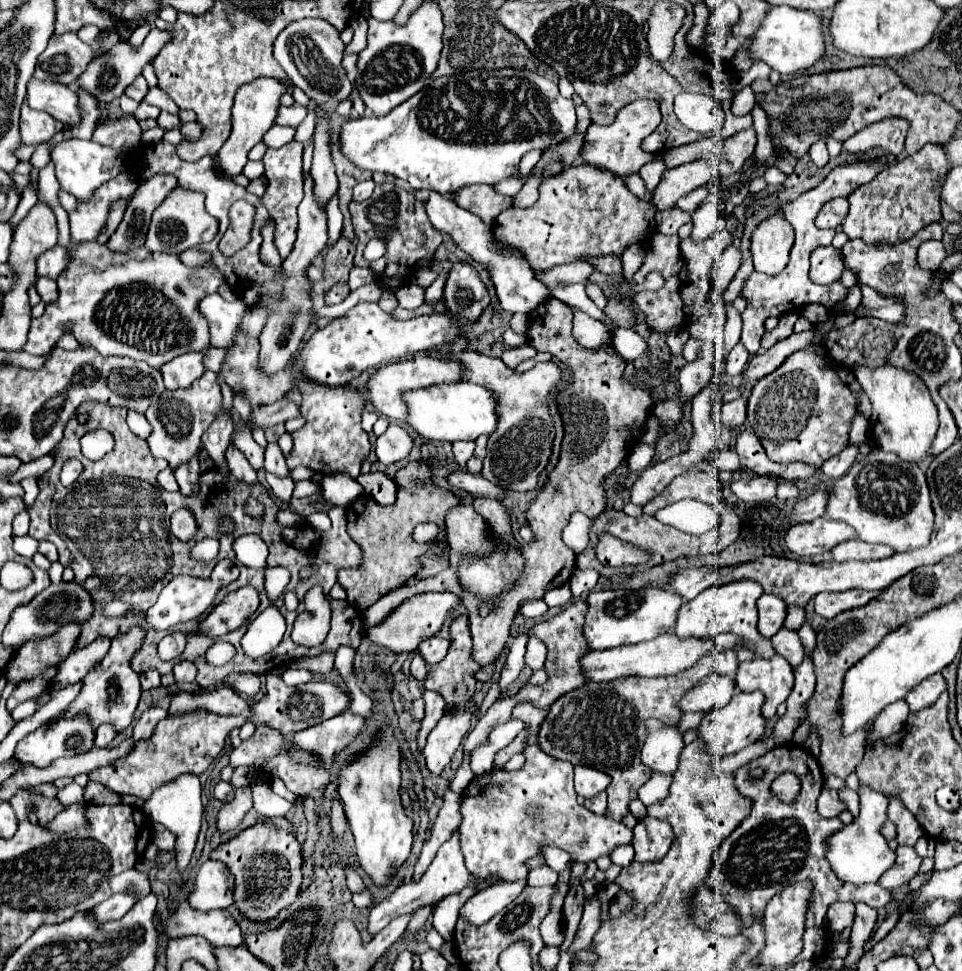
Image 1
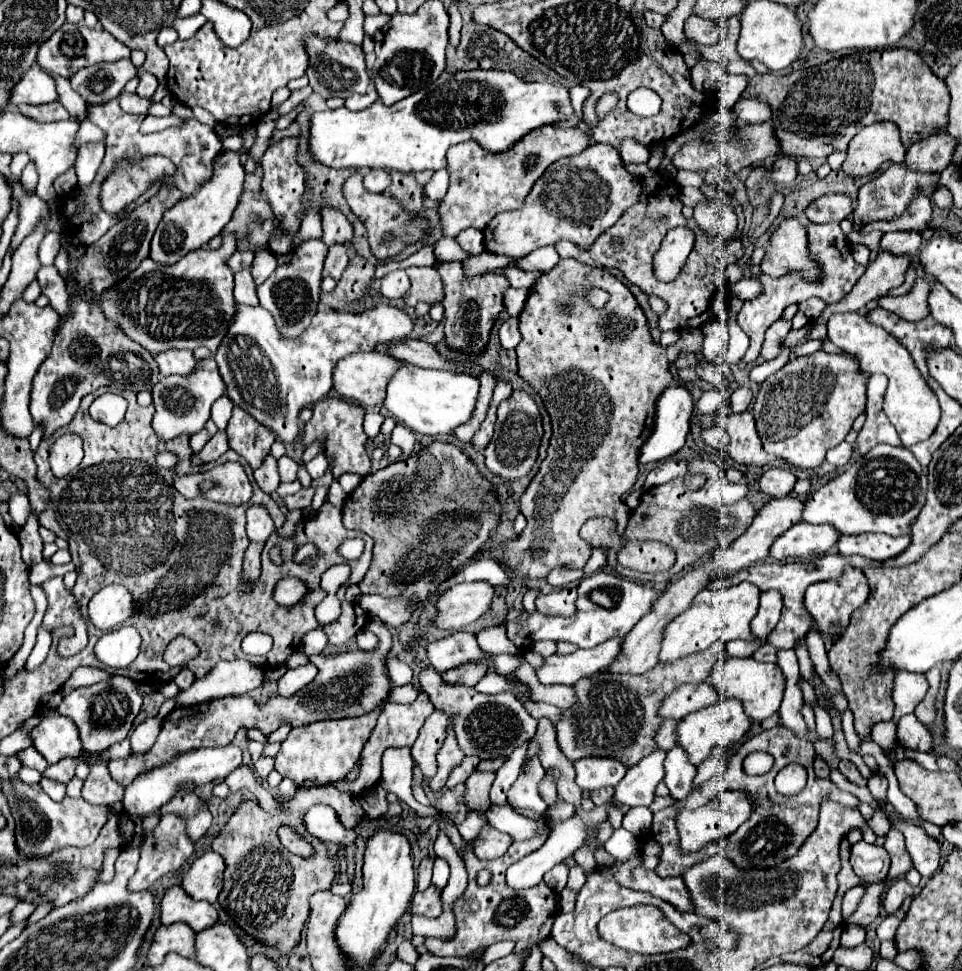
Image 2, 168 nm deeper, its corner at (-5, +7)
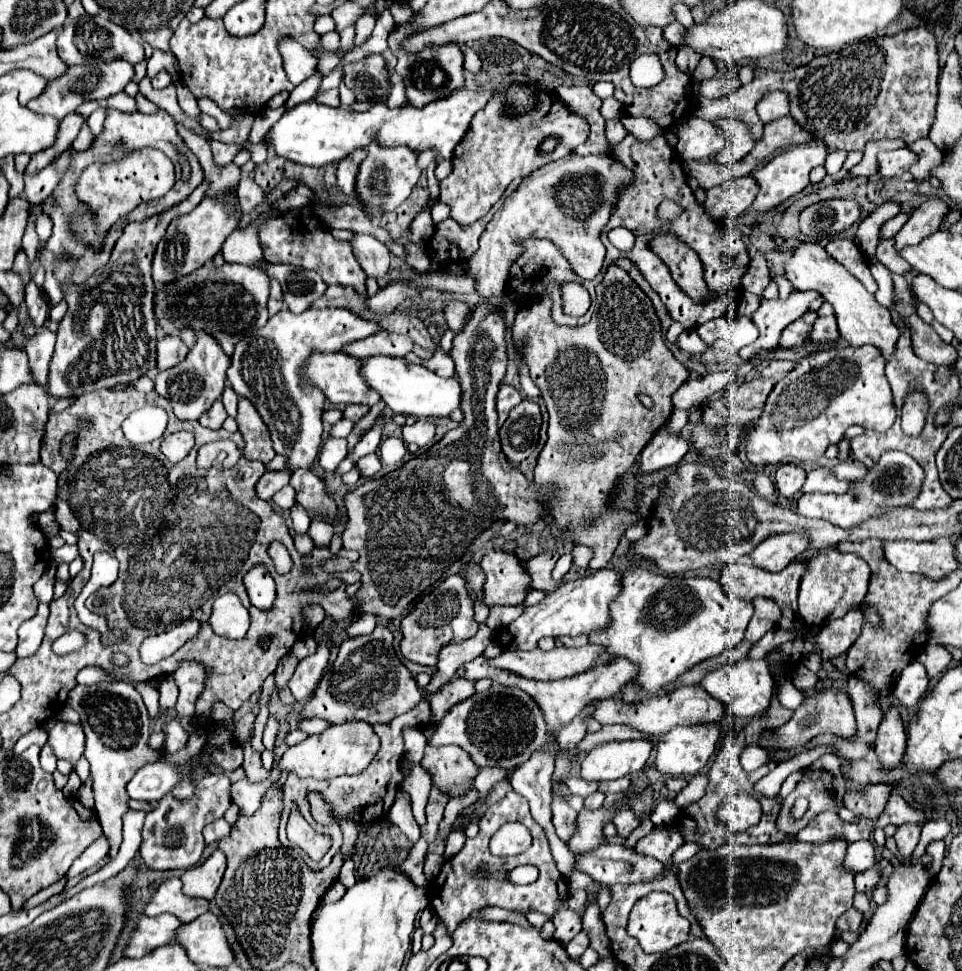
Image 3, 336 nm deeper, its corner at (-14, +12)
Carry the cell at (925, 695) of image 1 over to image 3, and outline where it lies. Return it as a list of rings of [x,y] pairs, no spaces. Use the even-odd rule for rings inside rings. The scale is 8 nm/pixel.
[[[912,661],[912,663],[908,663],[908,667],[904,667],[900,679],[896,681],[894,697],[904,707],[916,707],[922,701],[922,697],[926,695],[928,683],[930,683],[930,679],[926,675],[924,665],[920,661]]]

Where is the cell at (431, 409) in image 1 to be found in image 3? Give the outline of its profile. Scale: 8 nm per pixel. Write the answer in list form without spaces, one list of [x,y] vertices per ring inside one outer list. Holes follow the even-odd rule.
[[[368,357],[362,363],[362,377],[374,387],[380,397],[386,401],[386,407],[392,413],[400,415],[414,415],[414,417],[450,417],[454,409],[460,409],[460,399],[464,389],[456,377],[444,379],[434,371],[426,369],[424,365],[412,365],[396,357]]]

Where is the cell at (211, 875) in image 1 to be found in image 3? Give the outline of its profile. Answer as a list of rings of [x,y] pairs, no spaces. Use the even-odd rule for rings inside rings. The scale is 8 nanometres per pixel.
[[[216,849],[202,865],[184,871],[182,891],[188,897],[214,899],[214,895],[222,883],[224,871],[226,871],[226,855],[220,849]]]

